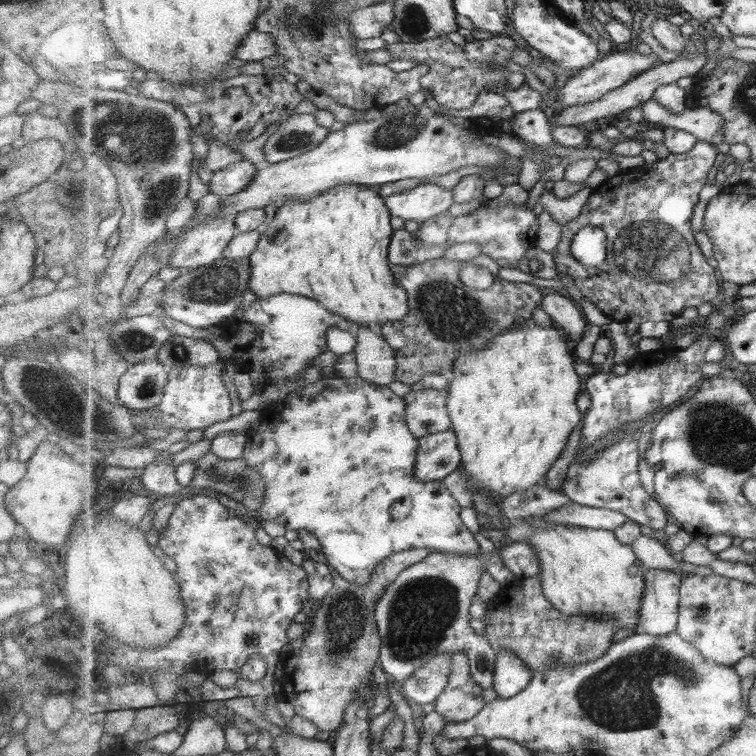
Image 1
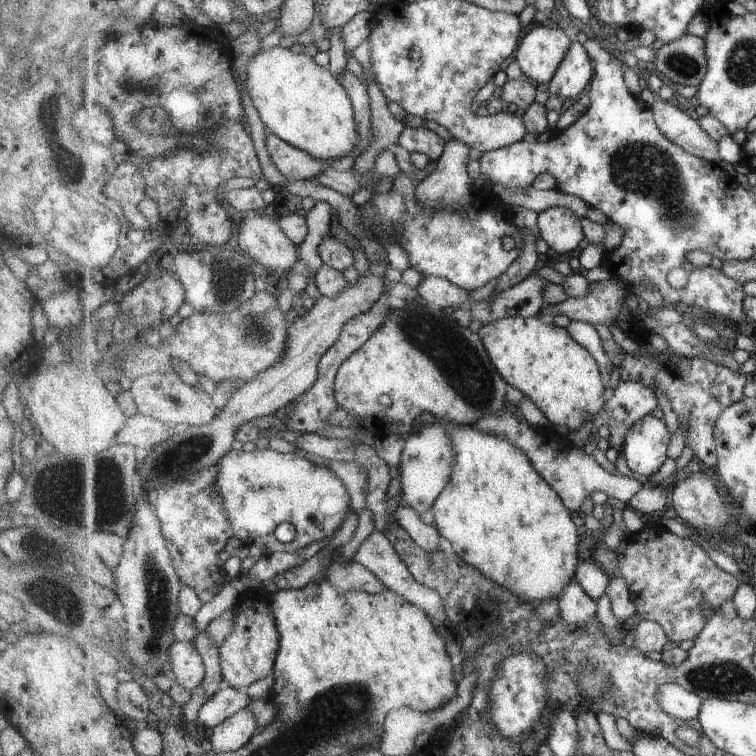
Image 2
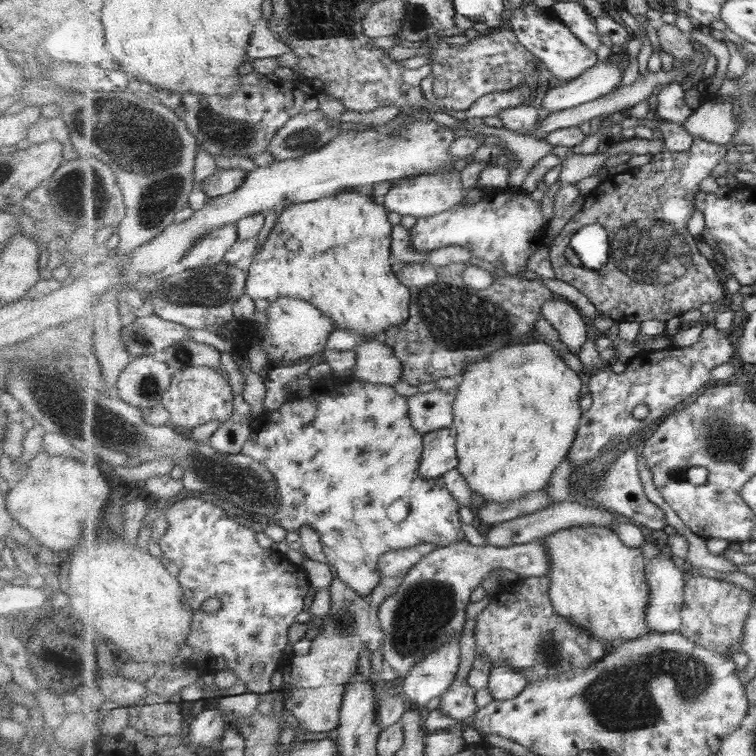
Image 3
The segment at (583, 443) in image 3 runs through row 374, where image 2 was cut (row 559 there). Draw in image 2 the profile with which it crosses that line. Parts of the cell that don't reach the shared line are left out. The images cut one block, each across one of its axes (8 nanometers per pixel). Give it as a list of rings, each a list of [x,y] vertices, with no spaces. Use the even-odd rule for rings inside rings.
[[[661,525],[643,526],[638,532],[635,532],[627,538],[625,544],[622,553],[617,552],[617,549],[612,549],[610,546],[607,546],[605,542],[598,542],[593,548],[591,548],[590,552],[592,553],[594,561],[599,563],[608,572],[611,578],[615,576],[617,576],[617,578],[623,578],[629,590],[630,600],[636,609],[635,612],[637,612],[637,614],[639,614],[639,616],[645,621],[655,621],[656,623],[659,623],[667,633],[670,640],[676,642],[677,645],[679,645],[679,642],[683,642],[683,640],[695,640],[697,636],[699,636],[702,628],[706,625],[706,616],[702,611],[702,606],[705,601],[712,604],[712,609],[718,609],[724,602],[731,600],[735,596],[735,592],[737,592],[737,588],[739,588],[739,585],[741,584],[741,582],[739,582],[739,575],[732,575],[729,572],[725,572],[725,570],[721,570],[721,568],[709,558],[707,551],[703,550],[699,544],[696,544],[693,540],[690,540],[687,537],[679,537],[677,534],[669,532],[668,529],[663,529]]]

